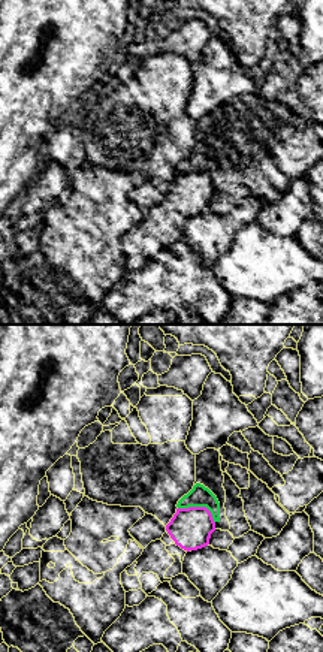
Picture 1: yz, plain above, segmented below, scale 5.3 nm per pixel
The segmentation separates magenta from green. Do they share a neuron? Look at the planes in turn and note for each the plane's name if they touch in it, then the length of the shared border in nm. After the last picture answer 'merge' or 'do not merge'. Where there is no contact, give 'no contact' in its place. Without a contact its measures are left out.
yz | 220 nm

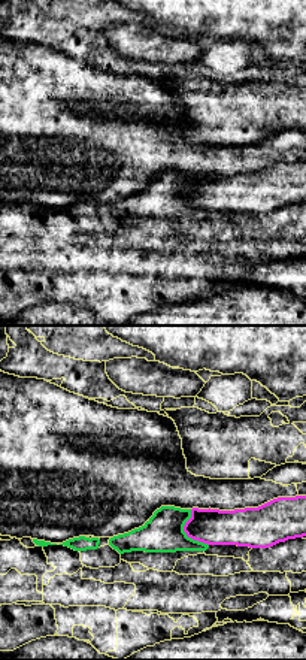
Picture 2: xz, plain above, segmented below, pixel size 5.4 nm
xz | 220 nm

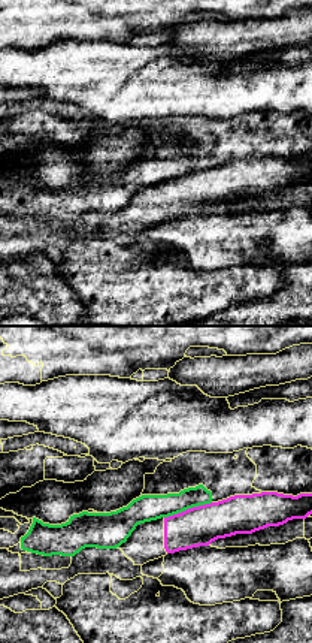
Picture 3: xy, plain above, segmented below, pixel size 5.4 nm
xy | 280 nm

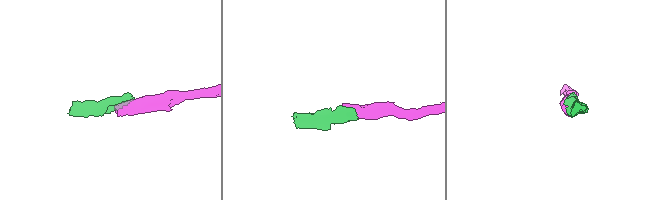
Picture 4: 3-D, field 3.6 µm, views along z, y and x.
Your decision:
do not merge

